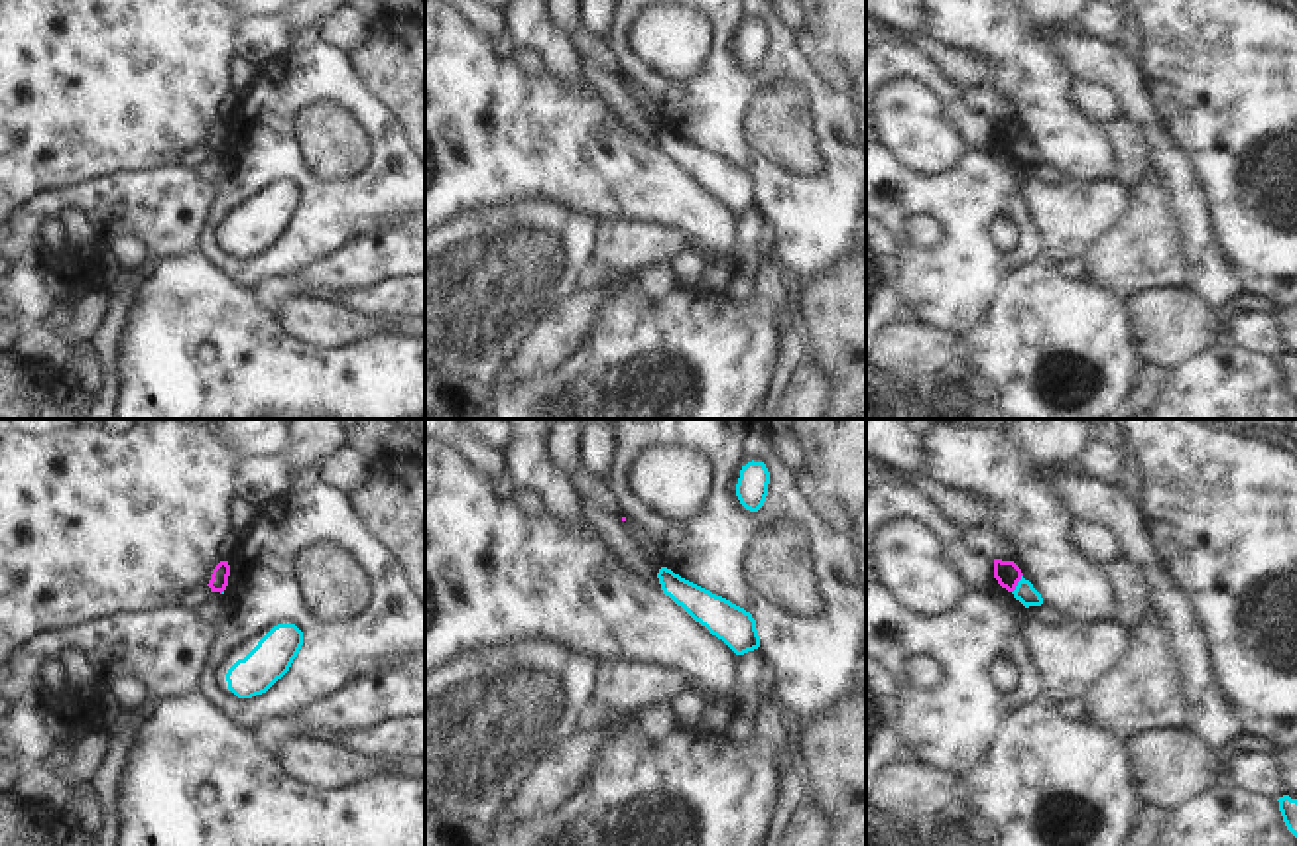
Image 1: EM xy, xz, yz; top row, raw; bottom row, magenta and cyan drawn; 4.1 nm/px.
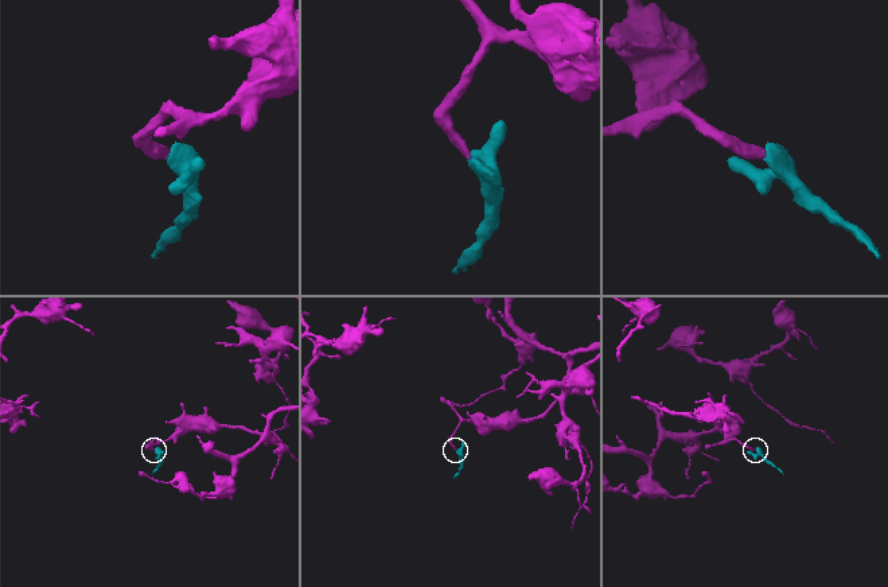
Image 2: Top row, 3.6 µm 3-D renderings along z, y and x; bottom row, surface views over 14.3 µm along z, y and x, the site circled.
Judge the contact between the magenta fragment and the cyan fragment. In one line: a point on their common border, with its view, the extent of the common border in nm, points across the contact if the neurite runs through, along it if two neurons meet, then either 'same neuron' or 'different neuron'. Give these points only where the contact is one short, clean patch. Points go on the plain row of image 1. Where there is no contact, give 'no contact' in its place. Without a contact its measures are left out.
yz (1016, 144) | 90 nm | along yz (1022, 134), (1012, 152) | different neuron

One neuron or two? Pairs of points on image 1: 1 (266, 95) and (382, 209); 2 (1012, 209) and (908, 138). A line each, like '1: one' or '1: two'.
1: one
2: two

